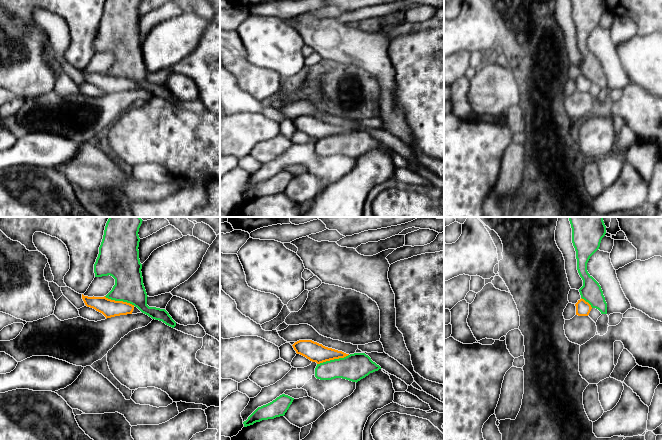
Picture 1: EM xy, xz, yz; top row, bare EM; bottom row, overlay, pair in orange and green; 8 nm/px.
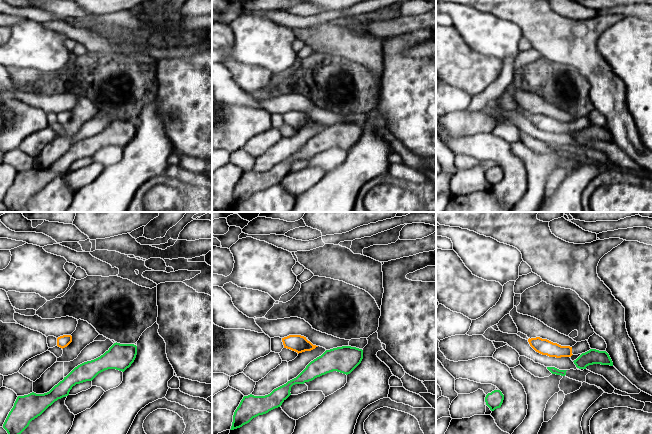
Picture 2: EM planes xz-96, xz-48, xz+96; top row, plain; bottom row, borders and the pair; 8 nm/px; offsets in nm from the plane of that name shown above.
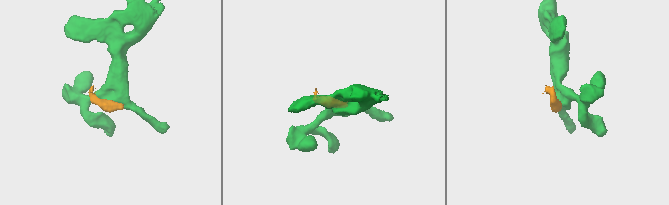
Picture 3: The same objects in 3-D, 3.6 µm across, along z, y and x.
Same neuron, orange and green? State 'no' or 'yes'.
no

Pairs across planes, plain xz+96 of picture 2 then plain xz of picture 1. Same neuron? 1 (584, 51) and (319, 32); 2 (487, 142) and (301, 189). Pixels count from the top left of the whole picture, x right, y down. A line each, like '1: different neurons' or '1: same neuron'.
1: same neuron
2: same neuron

